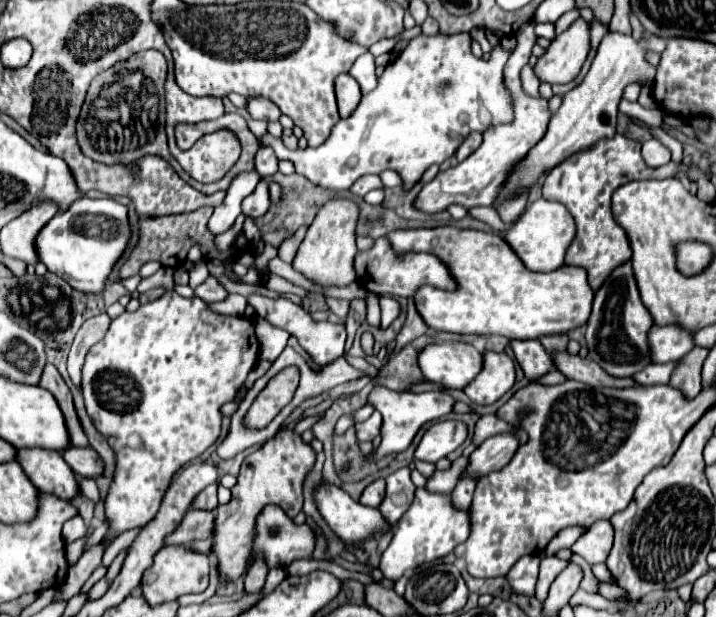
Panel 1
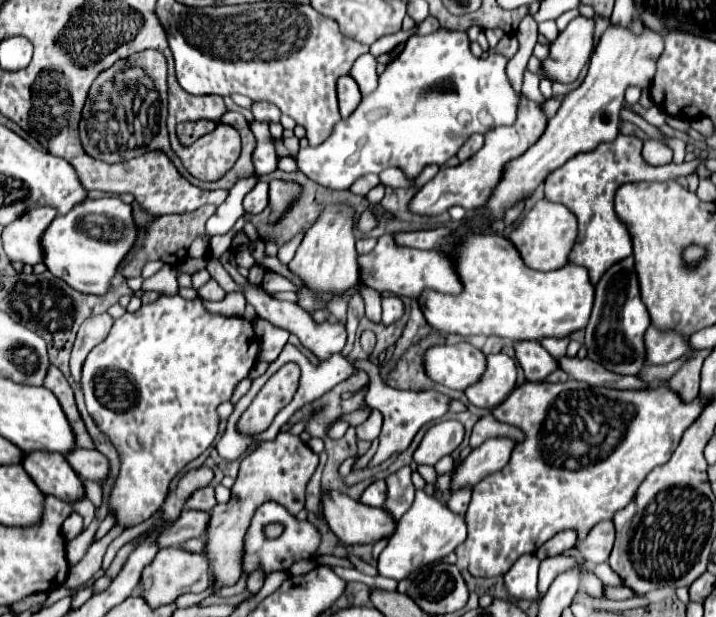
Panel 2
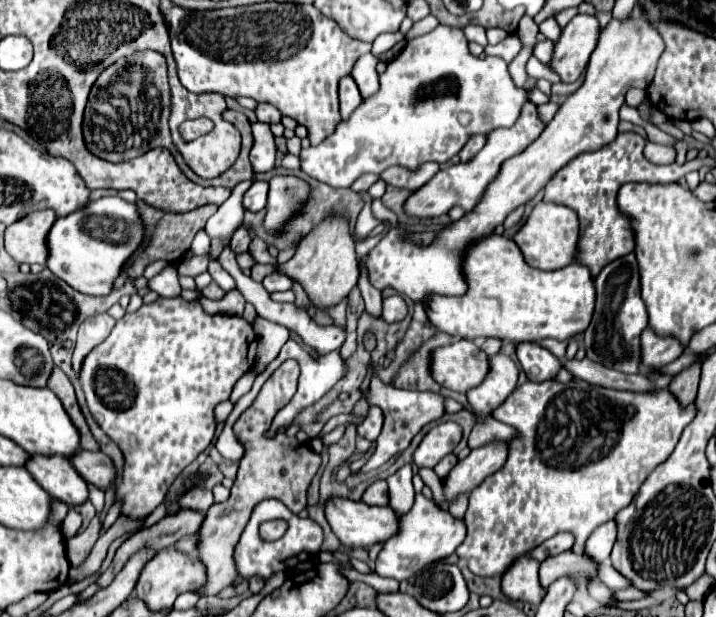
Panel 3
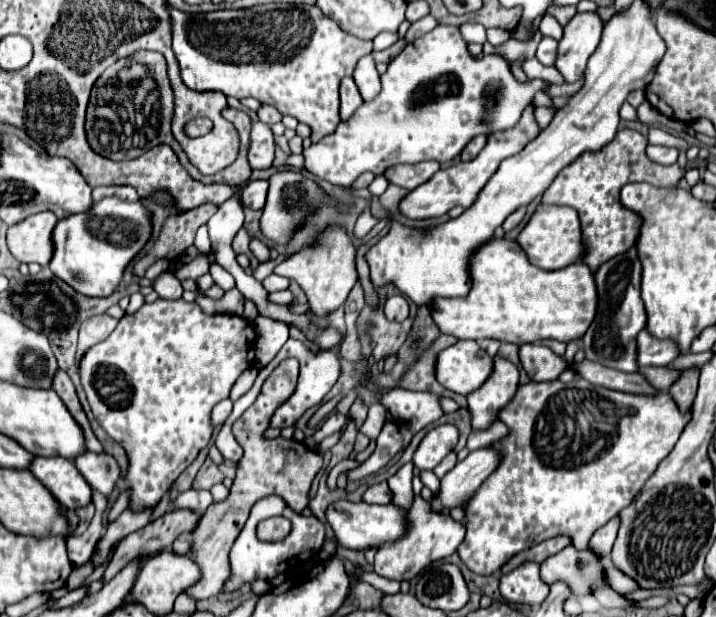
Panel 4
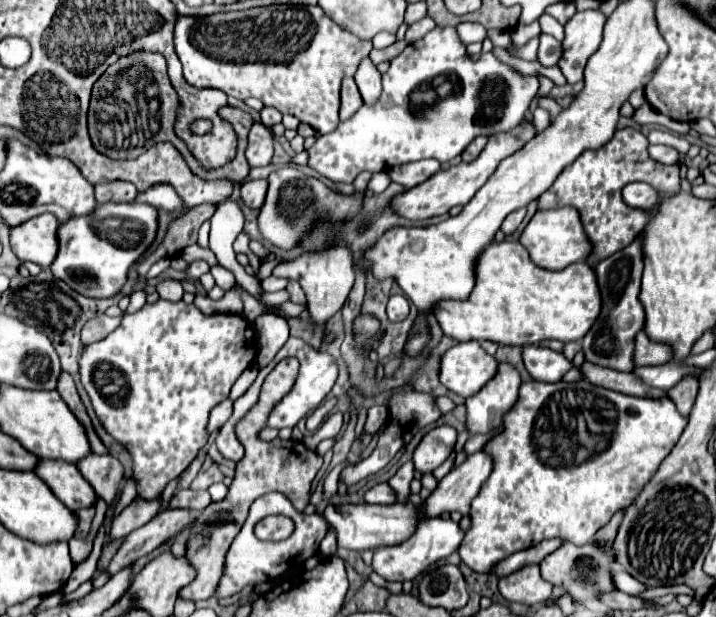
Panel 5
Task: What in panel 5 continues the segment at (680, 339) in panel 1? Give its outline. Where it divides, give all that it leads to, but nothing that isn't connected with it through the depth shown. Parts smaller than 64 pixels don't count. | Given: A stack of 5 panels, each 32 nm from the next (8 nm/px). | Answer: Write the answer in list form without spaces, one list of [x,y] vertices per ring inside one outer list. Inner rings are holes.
[[[638,332],[636,346],[634,346],[634,364],[636,366],[650,366],[650,364],[664,364],[672,360],[672,352],[666,344],[652,342],[644,332]]]

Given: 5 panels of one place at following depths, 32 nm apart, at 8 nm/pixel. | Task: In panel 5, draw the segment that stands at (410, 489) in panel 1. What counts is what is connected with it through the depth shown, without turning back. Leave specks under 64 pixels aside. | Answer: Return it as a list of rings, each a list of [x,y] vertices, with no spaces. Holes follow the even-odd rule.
[[[406,462],[398,468],[398,472],[388,480],[388,484],[396,490],[398,502],[406,502],[406,496],[410,494],[410,482],[414,478],[414,464]]]

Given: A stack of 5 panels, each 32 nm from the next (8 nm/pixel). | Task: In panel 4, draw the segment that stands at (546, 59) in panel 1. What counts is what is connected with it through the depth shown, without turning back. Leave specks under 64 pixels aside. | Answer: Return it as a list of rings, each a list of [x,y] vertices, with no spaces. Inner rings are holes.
[[[578,12],[564,26],[564,38],[558,46],[556,68],[562,72],[566,82],[576,82],[582,78],[588,58],[600,44],[602,26],[604,22],[598,12]]]

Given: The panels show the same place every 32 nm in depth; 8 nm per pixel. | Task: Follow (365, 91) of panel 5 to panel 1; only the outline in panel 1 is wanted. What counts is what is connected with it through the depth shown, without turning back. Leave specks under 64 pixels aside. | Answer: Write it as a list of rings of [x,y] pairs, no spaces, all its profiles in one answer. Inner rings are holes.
[[[370,52],[362,54],[362,56],[360,56],[360,58],[354,62],[354,66],[350,68],[350,74],[352,74],[352,78],[354,78],[354,80],[360,84],[362,94],[372,92],[372,90],[376,88],[376,84],[378,84],[374,56],[372,56]]]

